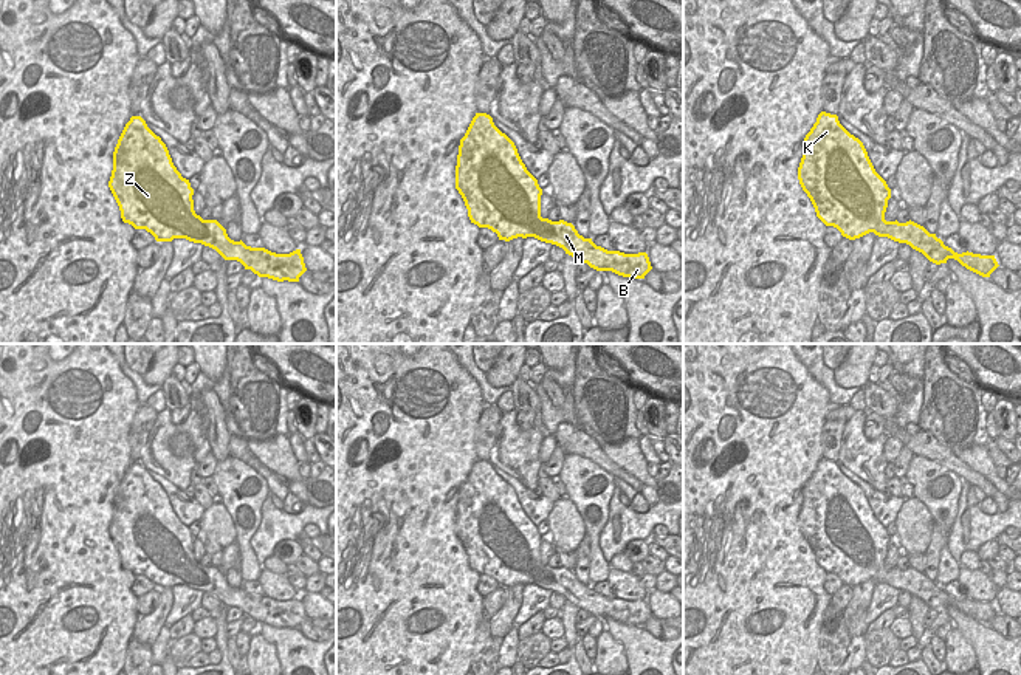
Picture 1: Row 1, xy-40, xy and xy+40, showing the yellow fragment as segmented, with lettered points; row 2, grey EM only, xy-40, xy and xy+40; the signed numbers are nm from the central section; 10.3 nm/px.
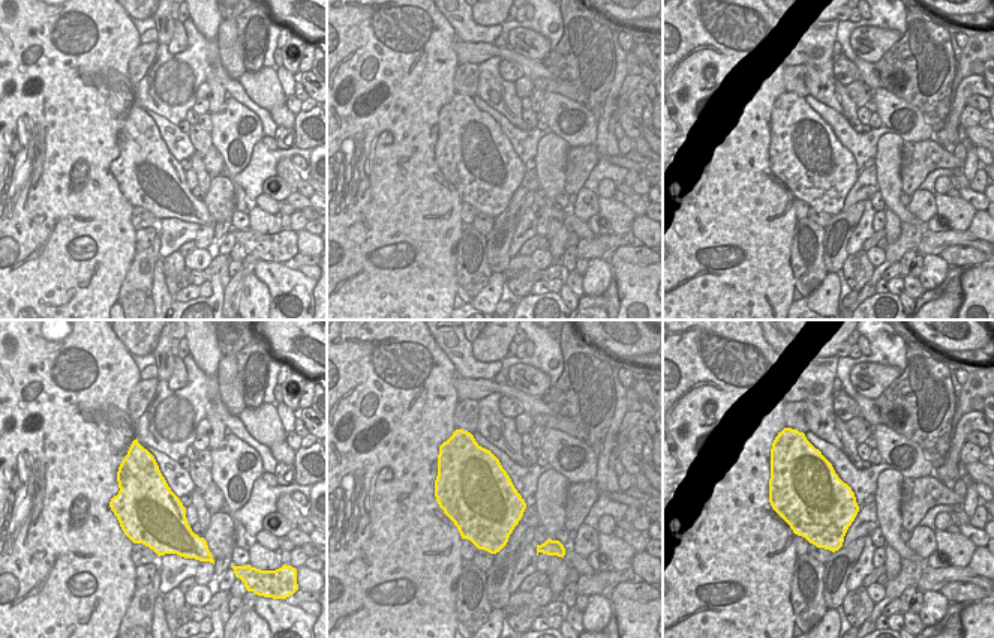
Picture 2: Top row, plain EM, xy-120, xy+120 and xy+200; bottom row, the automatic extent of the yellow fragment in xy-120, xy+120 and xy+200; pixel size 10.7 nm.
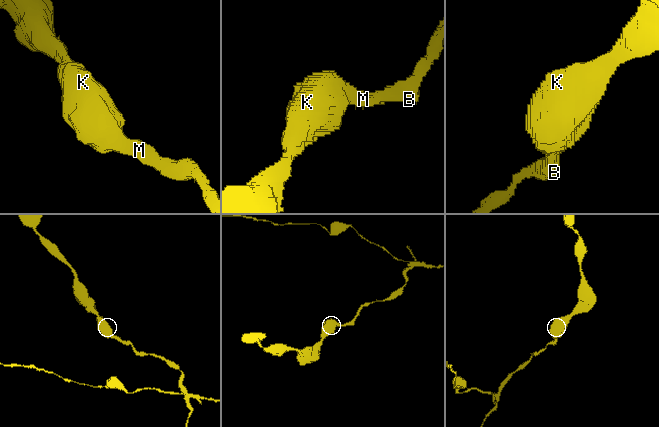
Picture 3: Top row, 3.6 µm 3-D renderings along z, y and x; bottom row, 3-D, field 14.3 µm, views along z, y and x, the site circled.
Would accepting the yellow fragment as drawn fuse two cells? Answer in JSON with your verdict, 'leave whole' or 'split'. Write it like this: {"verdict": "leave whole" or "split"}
{"verdict": "leave whole"}

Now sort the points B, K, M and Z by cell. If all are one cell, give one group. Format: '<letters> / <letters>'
B K M Z

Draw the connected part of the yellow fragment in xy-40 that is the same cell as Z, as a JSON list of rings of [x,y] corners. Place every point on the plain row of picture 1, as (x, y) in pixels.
[[[132,463],[125,471],[113,499],[113,517],[108,534],[119,553],[124,570],[135,576],[146,576],[156,588],[186,585],[215,596],[225,607],[237,607],[245,616],[259,624],[277,629],[299,629],[307,618],[301,596],[290,601],[276,601],[265,594],[246,593],[242,587],[234,588],[217,567],[203,567],[194,557],[194,536],[189,526],[172,509],[166,491],[156,483],[141,463]]]

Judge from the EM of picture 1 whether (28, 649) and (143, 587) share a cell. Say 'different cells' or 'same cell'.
different cells

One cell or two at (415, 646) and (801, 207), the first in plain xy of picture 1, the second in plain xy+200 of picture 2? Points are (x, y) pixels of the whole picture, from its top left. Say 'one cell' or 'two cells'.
two cells

